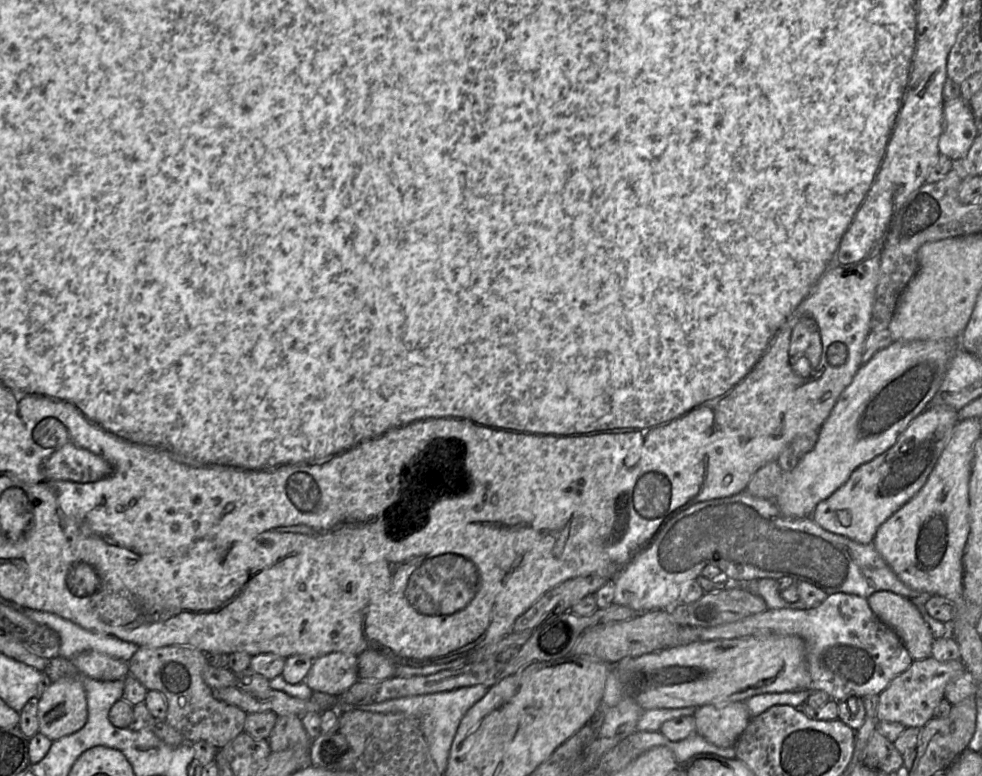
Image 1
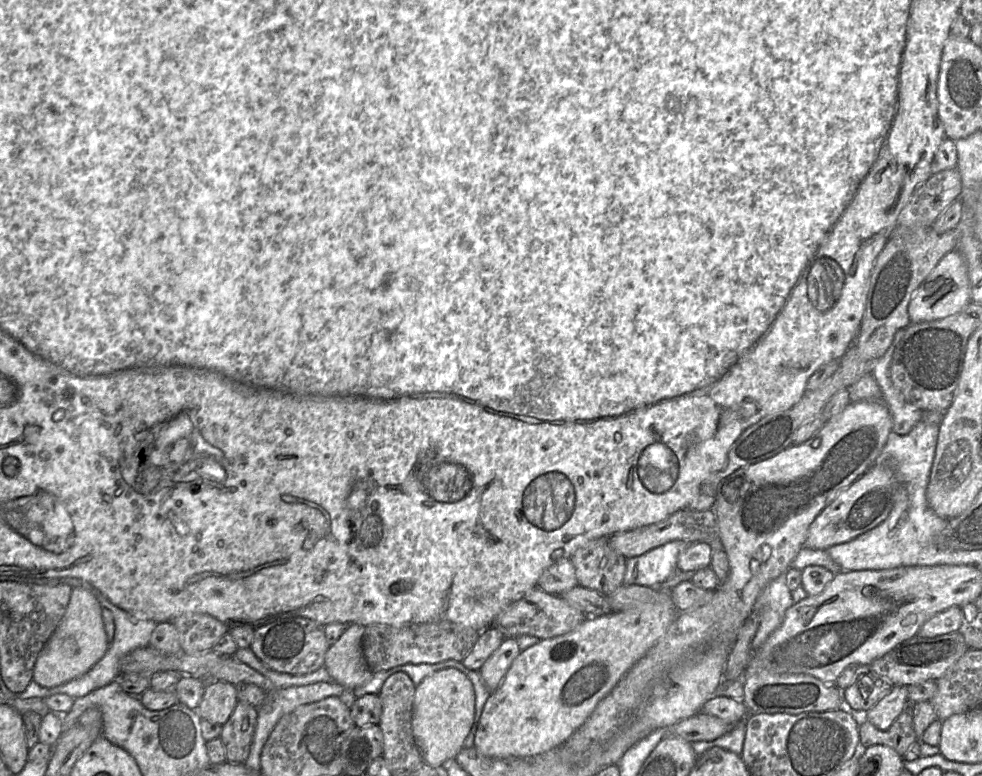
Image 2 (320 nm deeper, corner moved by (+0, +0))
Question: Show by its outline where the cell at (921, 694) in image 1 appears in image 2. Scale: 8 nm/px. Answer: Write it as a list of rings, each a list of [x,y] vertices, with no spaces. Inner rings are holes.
[[[894,685],[873,707],[862,715],[858,715],[858,724],[859,719],[866,719],[875,727],[885,730],[891,726],[908,704],[907,687]]]

